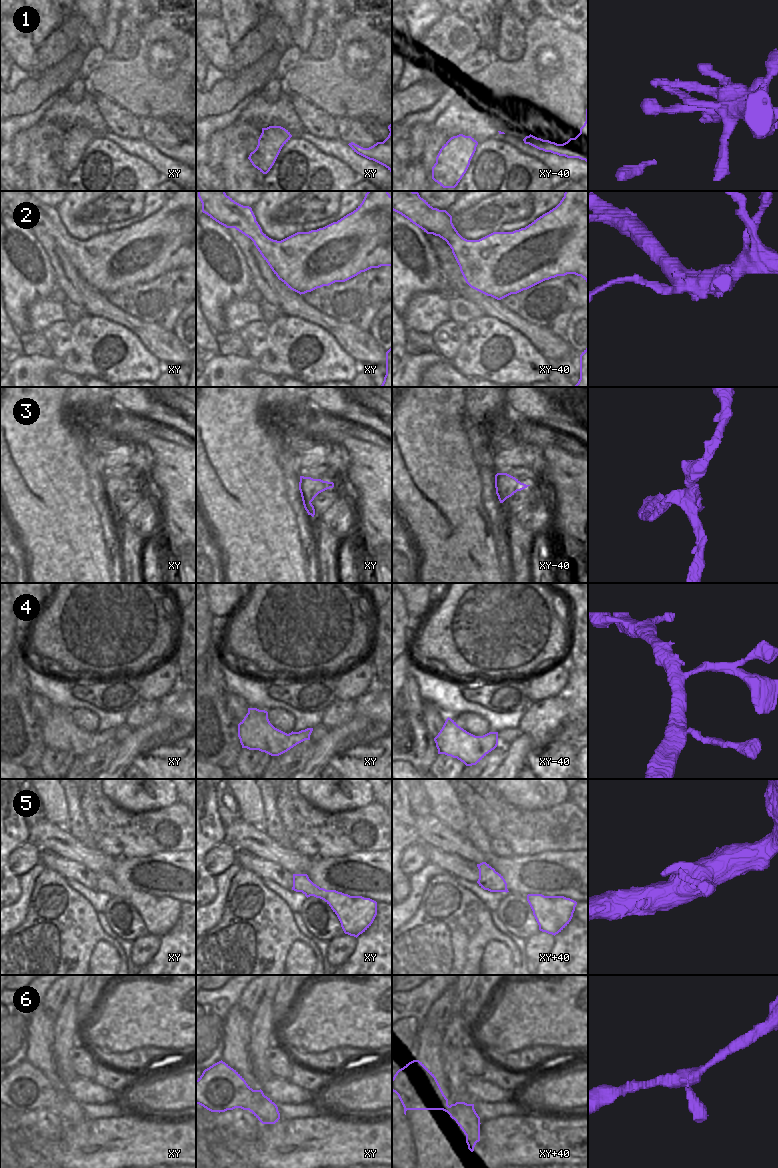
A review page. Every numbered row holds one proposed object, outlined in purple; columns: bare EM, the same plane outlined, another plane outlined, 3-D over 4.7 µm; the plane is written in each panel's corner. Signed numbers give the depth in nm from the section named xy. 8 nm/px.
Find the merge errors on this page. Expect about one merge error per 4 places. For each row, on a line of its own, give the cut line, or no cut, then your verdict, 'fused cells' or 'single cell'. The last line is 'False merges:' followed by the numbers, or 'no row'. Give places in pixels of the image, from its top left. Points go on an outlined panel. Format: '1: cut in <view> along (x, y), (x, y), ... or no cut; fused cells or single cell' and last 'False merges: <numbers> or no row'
1: no cut; single cell
2: cut in xy-40 along (457, 231), (447, 242); fused cells
3: no cut; single cell
4: no cut; single cell
5: no cut; single cell
6: no cut; single cell
False merges: 2

